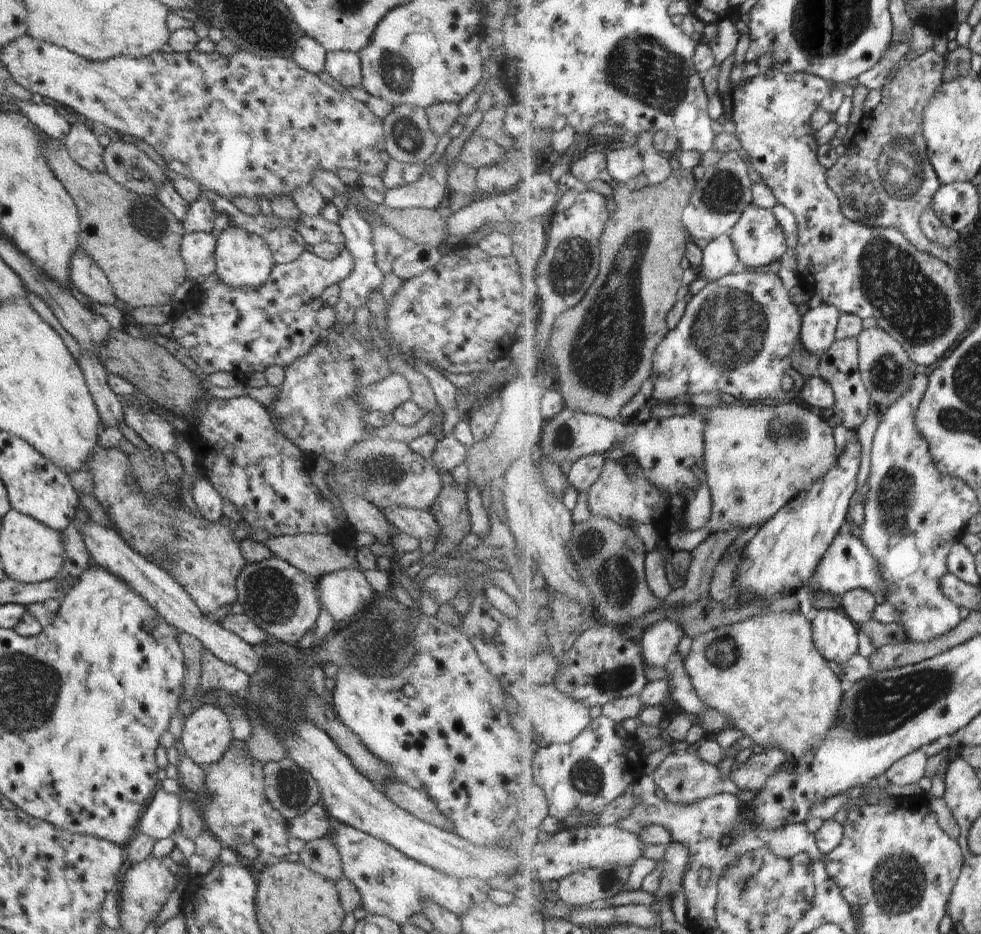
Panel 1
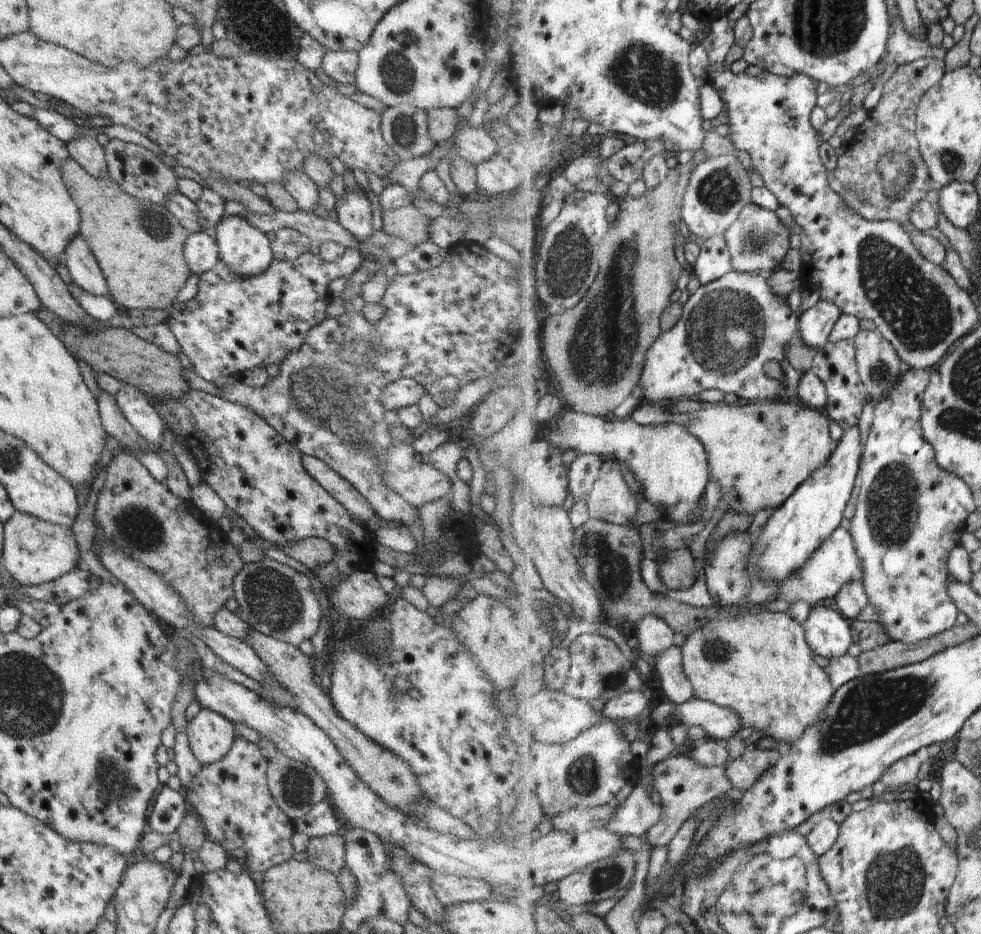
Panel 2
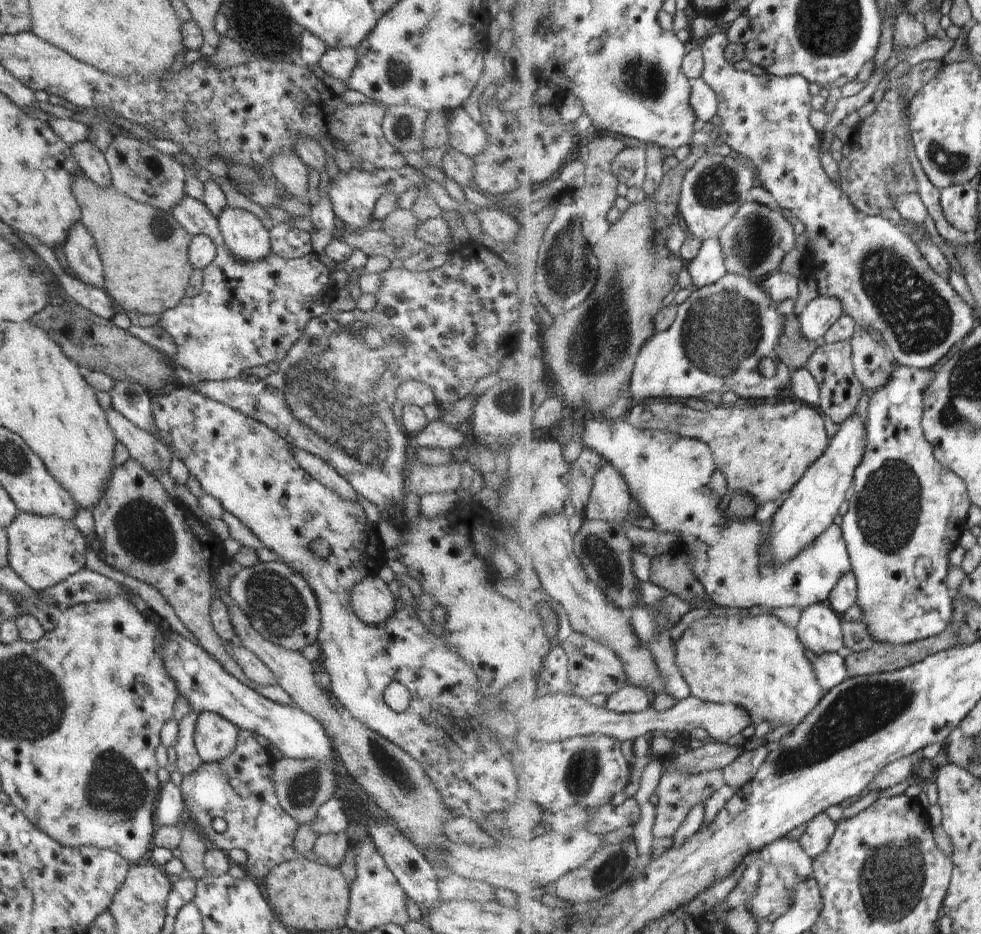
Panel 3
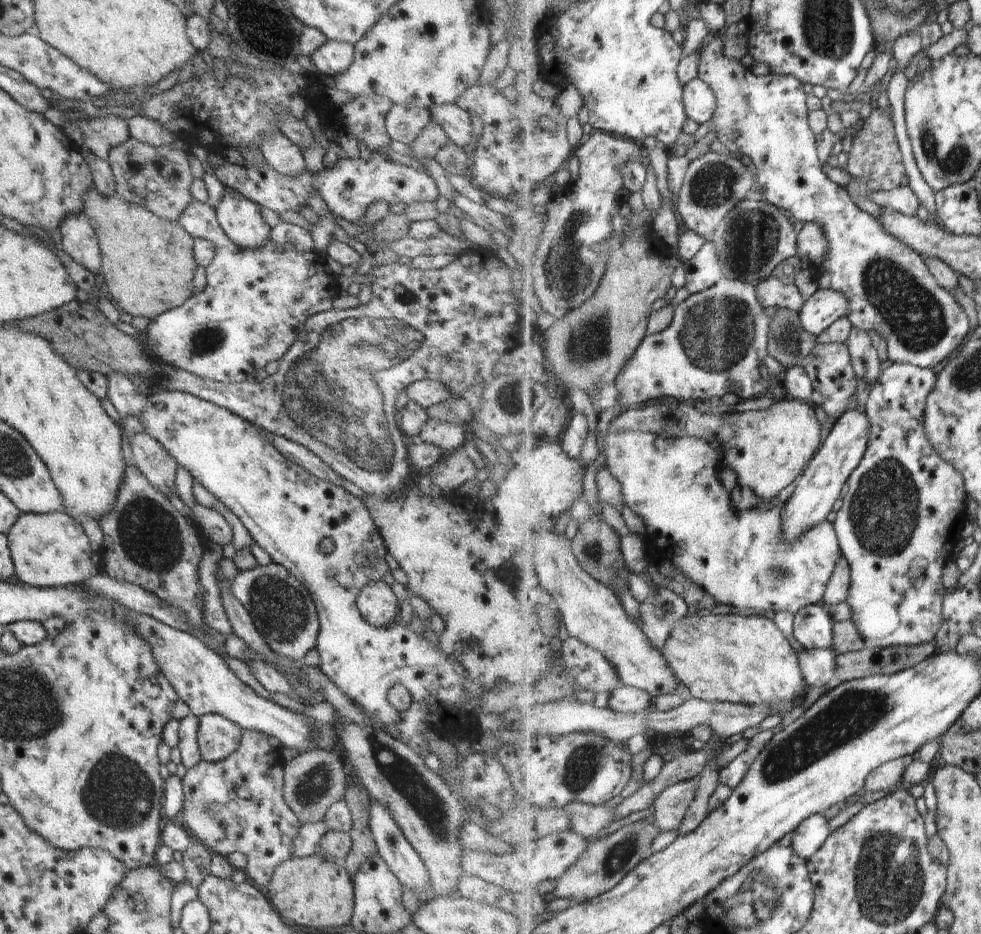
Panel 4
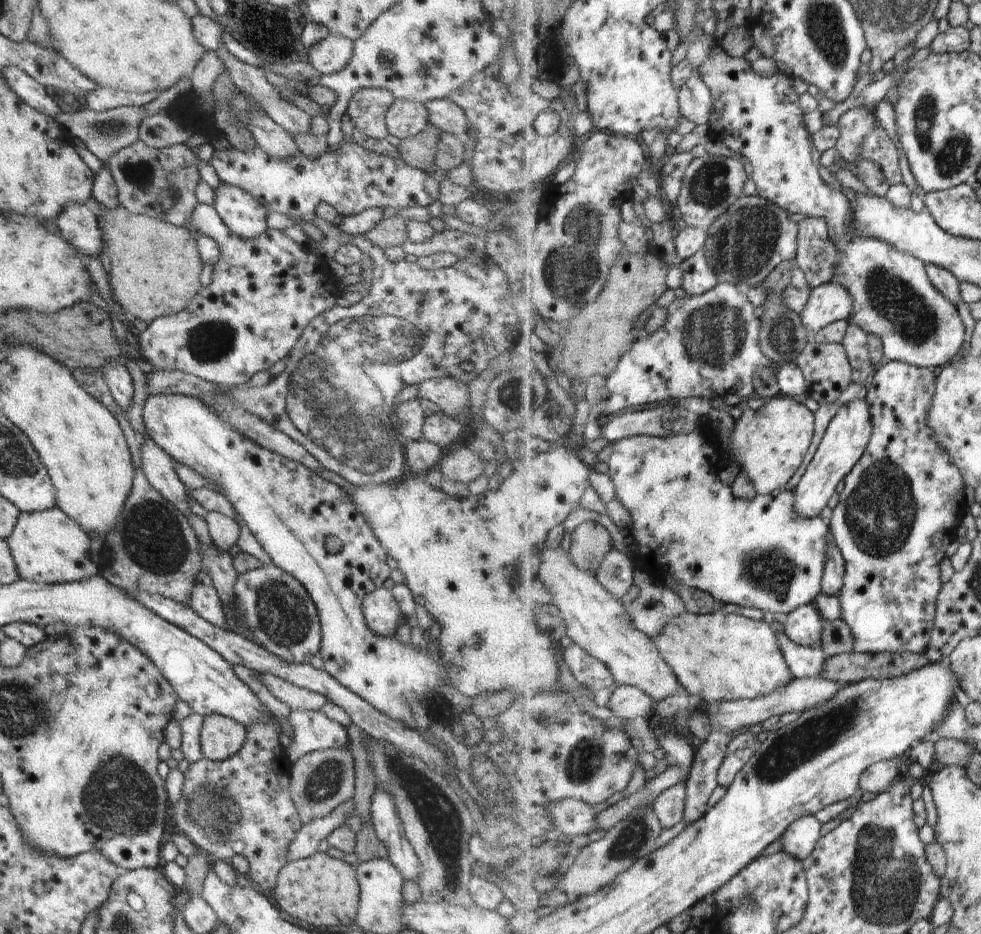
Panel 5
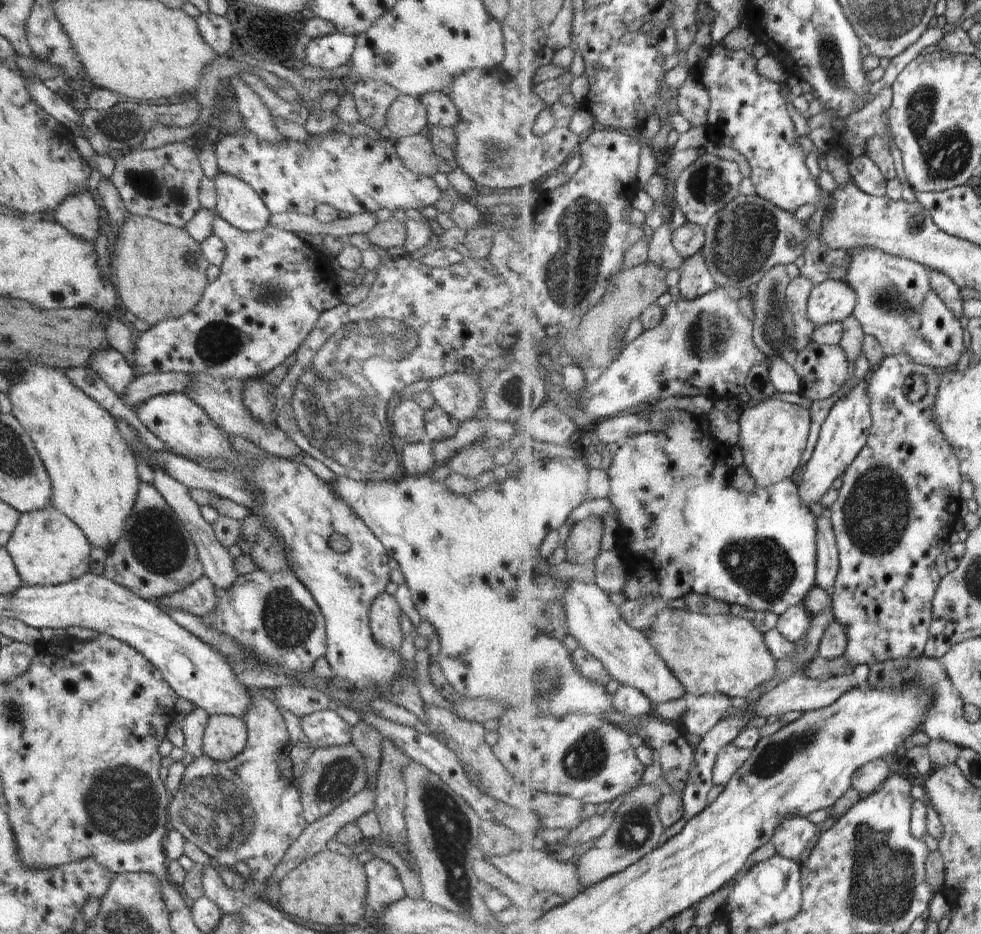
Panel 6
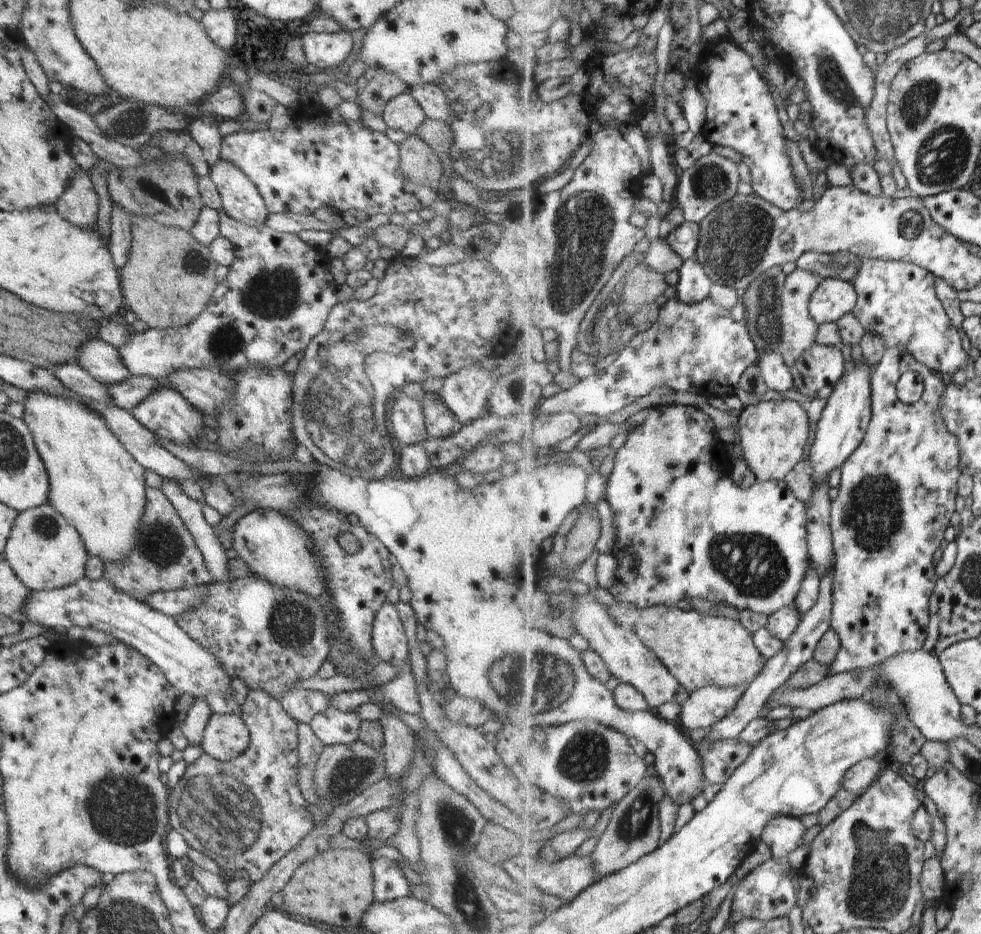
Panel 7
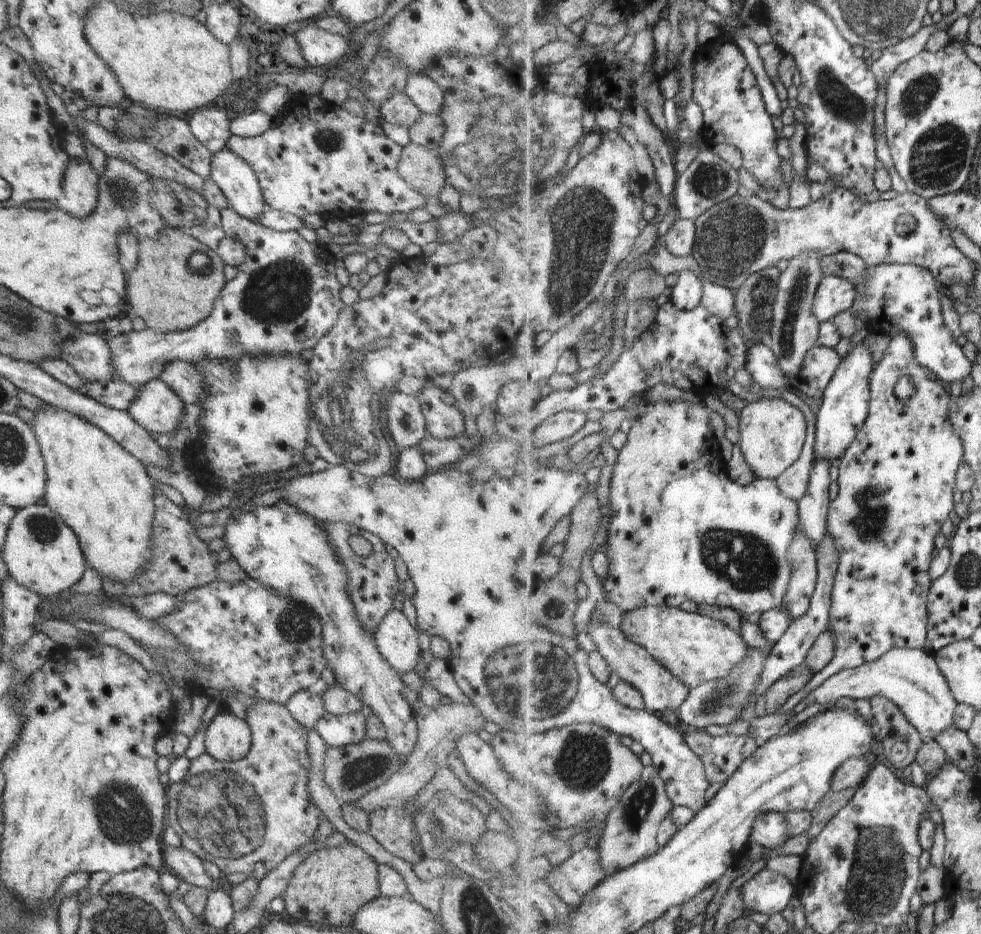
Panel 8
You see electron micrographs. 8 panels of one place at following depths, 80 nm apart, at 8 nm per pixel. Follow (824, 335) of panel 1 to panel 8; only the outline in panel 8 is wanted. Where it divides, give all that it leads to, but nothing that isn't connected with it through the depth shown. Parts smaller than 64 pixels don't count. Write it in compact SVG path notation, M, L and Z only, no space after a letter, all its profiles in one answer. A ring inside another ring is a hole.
M838 276L825 277L816 294L814 314L820 323L832 321L852 310L858 296L857 287L850 280Z

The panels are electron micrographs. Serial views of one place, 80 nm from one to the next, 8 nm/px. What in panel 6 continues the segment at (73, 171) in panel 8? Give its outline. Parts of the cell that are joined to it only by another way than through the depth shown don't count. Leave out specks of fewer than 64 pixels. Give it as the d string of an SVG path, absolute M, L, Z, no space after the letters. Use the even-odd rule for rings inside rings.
M84 189L75 195L68 195L52 212L53 219L77 237L94 243L99 235L99 210Z

